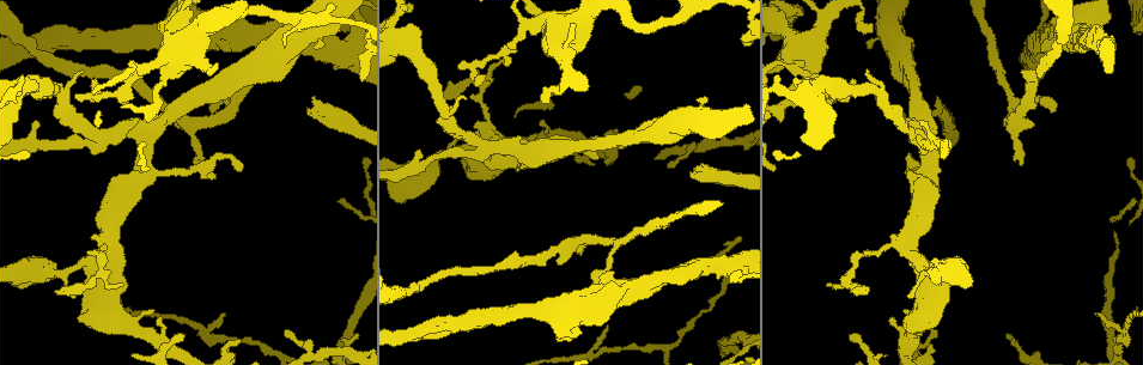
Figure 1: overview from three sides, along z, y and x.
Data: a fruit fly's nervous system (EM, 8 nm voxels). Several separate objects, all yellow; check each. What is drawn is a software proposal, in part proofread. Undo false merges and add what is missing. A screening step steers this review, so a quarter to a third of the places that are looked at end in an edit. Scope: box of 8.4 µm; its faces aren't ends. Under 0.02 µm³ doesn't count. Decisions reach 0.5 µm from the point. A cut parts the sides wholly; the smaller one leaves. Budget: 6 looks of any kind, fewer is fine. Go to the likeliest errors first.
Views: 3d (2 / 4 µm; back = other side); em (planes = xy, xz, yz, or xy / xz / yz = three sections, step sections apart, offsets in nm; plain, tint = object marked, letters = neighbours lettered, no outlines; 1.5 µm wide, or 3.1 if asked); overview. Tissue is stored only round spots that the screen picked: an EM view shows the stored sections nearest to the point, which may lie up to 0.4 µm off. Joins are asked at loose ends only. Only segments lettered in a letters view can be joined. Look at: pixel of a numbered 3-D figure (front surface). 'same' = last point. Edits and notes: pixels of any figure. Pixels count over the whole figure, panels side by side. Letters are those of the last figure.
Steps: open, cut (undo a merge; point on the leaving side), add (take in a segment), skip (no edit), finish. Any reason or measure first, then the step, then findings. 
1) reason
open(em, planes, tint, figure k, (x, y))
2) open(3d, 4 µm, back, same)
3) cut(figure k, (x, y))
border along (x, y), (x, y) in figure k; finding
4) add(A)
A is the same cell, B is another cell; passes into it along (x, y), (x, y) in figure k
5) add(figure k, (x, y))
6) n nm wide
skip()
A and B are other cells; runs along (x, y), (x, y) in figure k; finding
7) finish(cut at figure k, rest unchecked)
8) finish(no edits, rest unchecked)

branch stops here
open(em, planes, letters, figure 1, (306, 110))

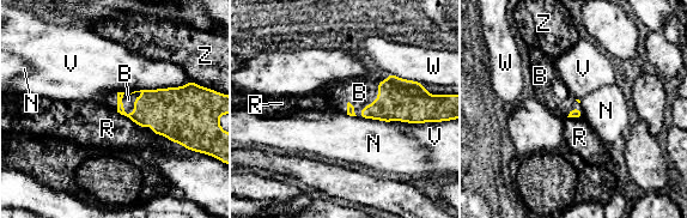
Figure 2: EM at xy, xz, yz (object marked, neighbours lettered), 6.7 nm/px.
add(B)
B is the same cell, N, R, V, W and Z are other cells; passes into it along (399, 100), (366, 106), (359, 92) in figure 2; the neuron continues

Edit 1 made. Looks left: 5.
redraw
open(overview)

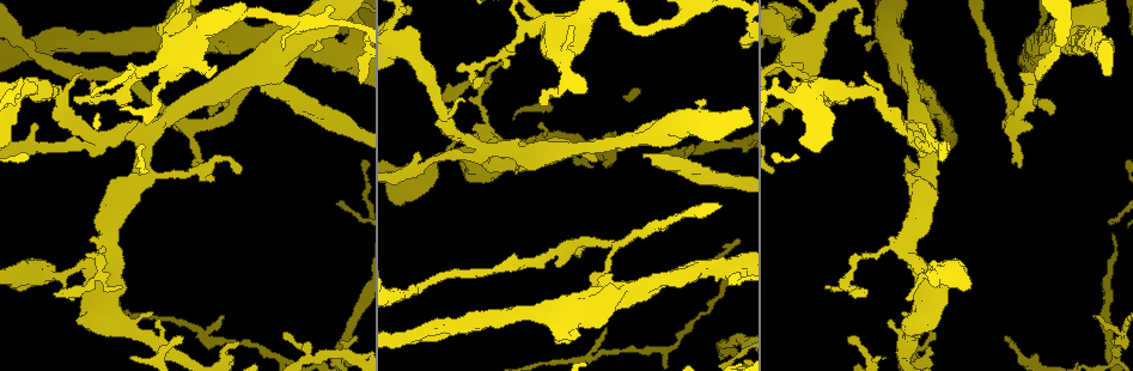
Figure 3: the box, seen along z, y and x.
an open end
open(3d, 4 µm, figure 3, (286, 338))

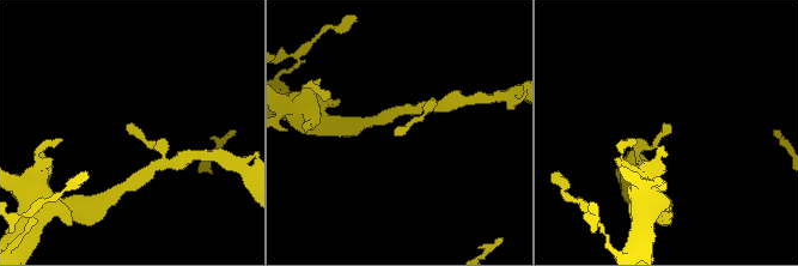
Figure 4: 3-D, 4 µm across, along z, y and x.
shape alone is not enough
open(em, xz, step 4, letters, figure 4, (394, 134))

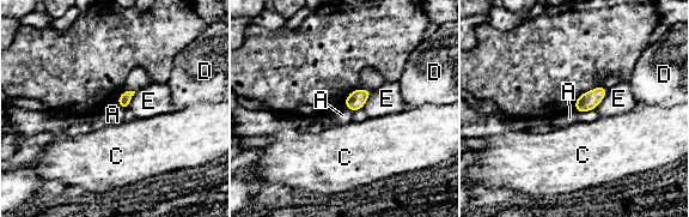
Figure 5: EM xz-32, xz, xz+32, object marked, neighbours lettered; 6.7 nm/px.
skip()
A, C, D and E are other cells; border along (116, 101), (126, 109) in figure 5; no lettered segment goes on from it

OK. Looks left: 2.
finish(add at figure 2, rest unchecked)

